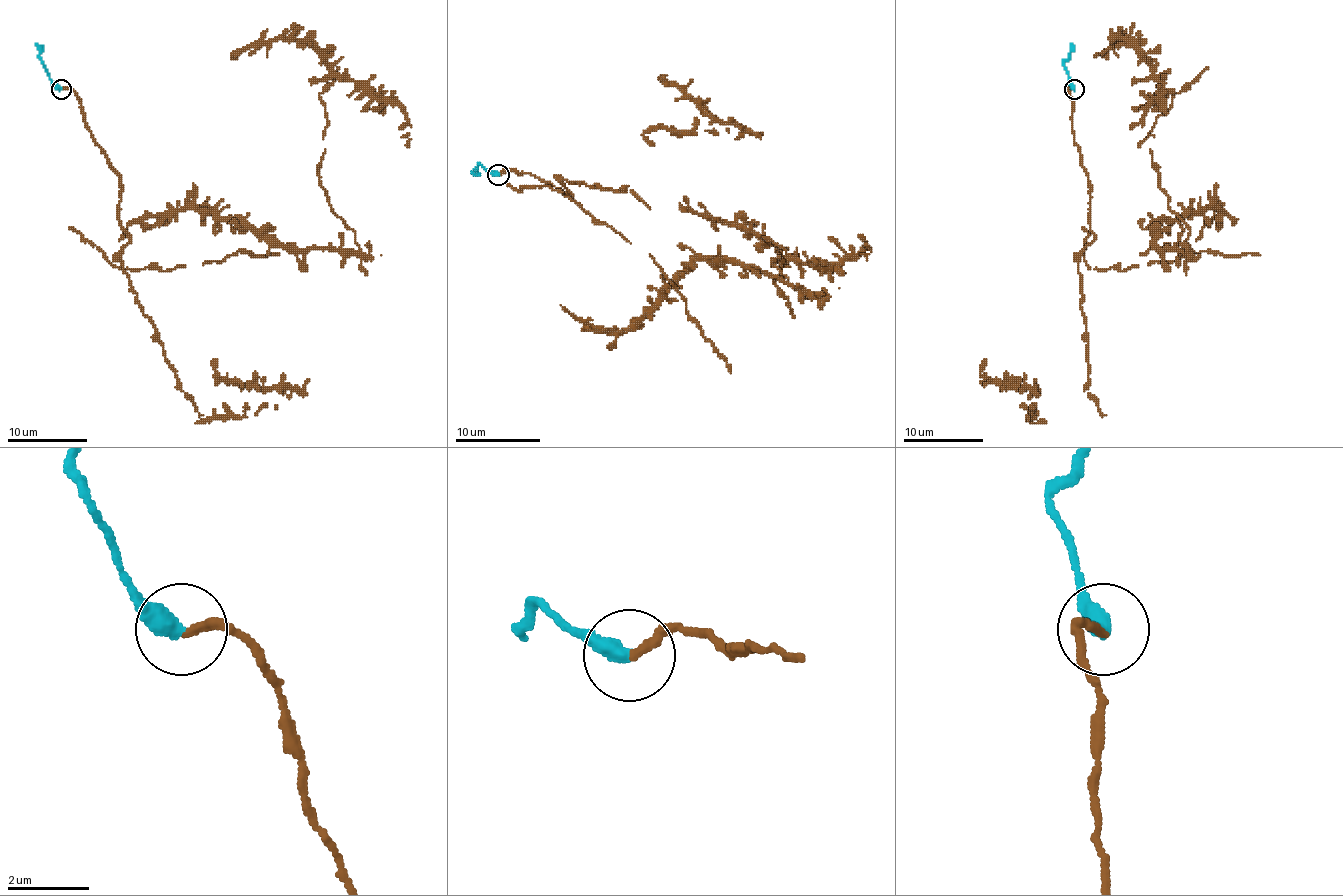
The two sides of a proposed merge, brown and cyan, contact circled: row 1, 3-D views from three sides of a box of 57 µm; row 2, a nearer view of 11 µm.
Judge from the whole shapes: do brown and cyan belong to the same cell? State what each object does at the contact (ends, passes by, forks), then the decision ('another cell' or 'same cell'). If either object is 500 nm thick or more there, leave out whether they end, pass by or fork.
brown ends | cyan ends | another cell

